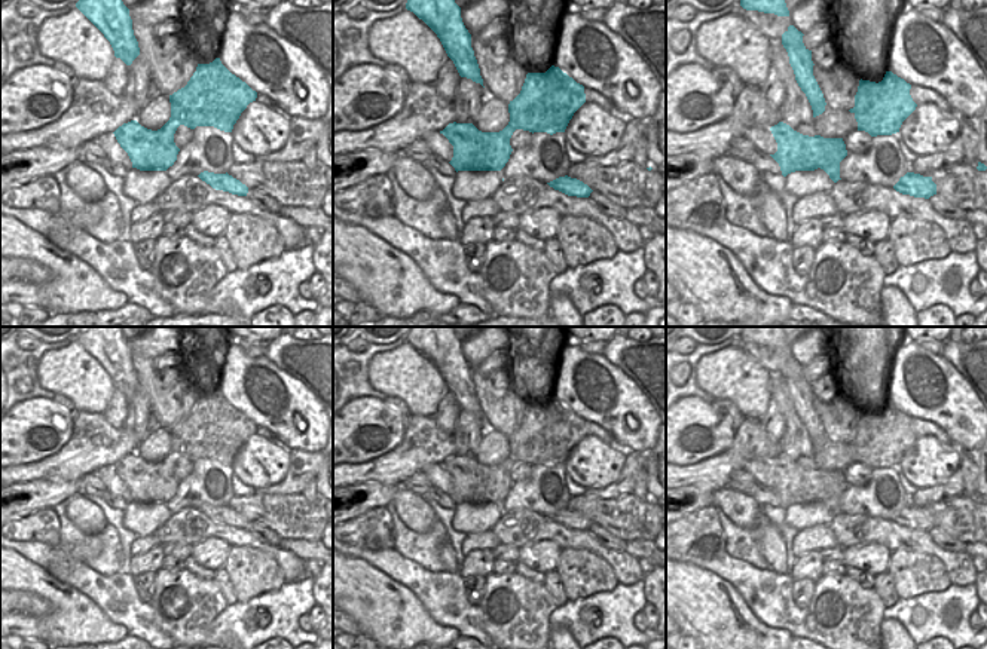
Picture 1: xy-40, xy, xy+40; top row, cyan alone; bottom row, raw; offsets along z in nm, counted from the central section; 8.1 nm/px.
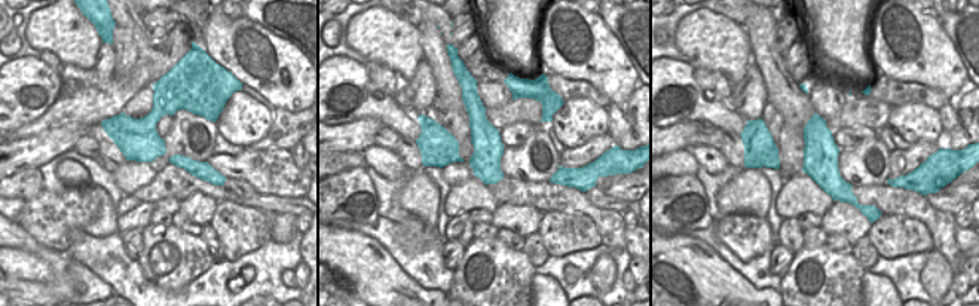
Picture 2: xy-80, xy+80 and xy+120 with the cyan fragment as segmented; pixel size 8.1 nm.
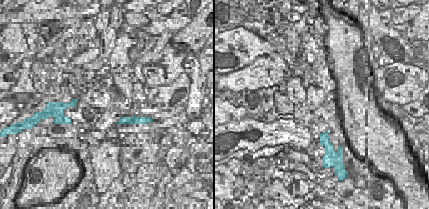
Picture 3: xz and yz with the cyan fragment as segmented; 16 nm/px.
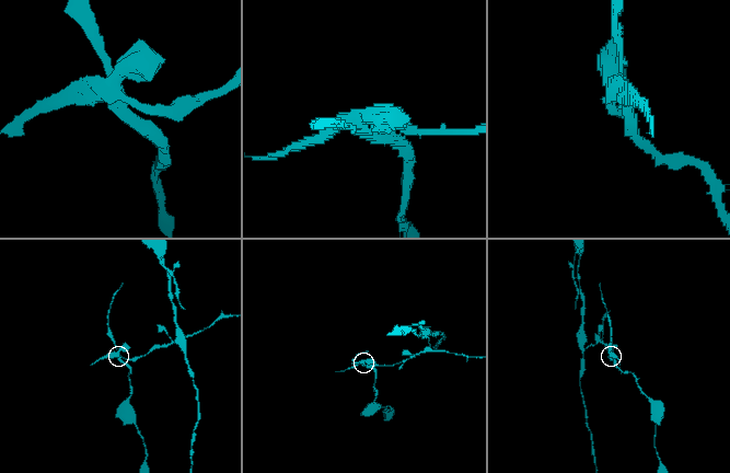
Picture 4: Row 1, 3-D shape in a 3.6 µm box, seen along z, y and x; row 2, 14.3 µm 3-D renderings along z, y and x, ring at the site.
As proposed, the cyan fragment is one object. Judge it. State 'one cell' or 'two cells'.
two cells

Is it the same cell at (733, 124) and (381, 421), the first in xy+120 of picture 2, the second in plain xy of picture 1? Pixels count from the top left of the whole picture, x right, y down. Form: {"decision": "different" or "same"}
{"decision": "same"}

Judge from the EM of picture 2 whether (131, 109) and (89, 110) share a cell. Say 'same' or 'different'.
different

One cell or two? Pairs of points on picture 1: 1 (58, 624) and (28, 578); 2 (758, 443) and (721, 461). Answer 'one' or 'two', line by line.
1: one
2: one

